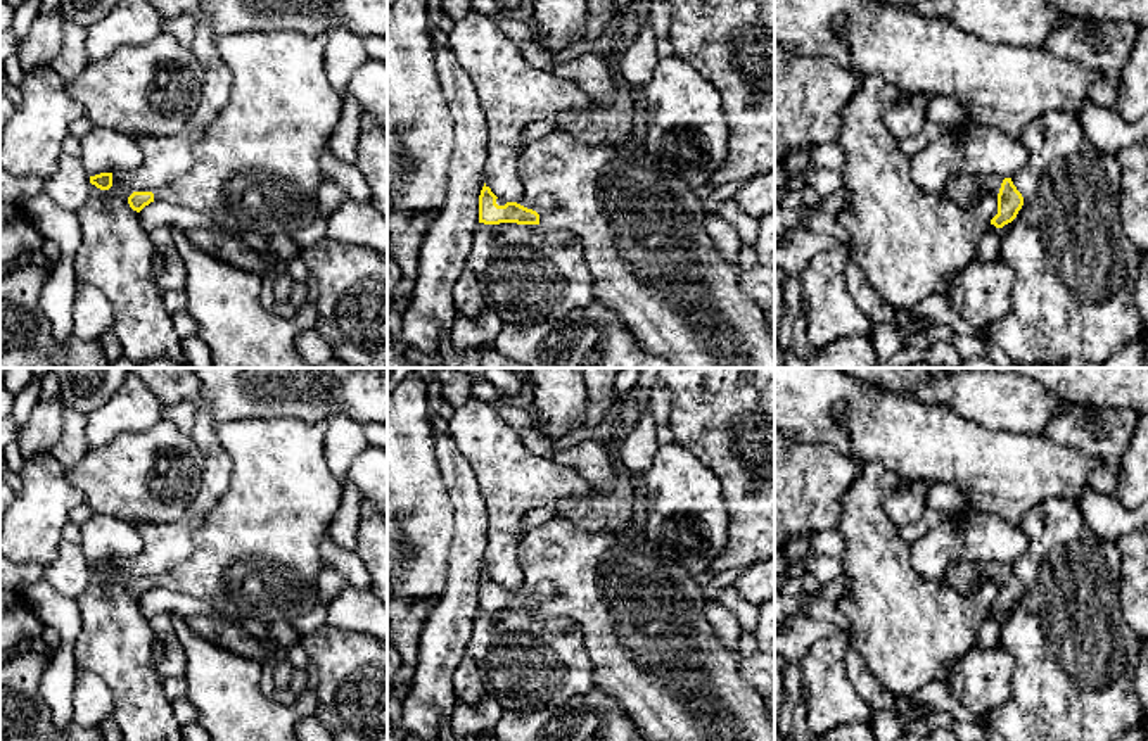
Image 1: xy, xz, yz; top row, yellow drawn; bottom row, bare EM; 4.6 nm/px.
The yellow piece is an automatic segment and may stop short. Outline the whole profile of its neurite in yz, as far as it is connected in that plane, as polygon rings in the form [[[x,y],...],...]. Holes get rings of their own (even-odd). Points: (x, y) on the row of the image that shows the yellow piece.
[[[960,173],[947,180],[941,192],[961,209],[968,209],[984,190],[989,190],[998,197],[998,209],[987,231],[994,226],[1003,228],[1011,223],[1024,206],[1024,197],[1013,185],[1011,178]]]

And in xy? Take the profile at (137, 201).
[[[303,31],[223,36],[218,50],[232,73],[232,90],[216,119],[192,145],[192,168],[166,188],[133,192],[130,207],[140,212],[154,200],[166,200],[190,207],[239,237],[296,233],[311,225],[318,218],[323,183],[320,155],[342,107],[342,95],[325,71],[325,47],[325,35]]]

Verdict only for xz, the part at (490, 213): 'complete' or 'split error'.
split error

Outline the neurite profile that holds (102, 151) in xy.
[[[93,128],[81,138],[80,161],[90,176],[100,173],[131,173],[144,159],[133,136]]]

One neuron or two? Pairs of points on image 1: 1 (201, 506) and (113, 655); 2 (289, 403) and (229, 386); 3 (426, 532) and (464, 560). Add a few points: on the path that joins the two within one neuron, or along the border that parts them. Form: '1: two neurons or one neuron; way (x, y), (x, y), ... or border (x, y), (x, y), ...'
1: one neuron; way (165, 546), (113, 589), (113, 615)
2: one neuron; way (274, 387), (244, 386)
3: two neurons; border (455, 508), (455, 532), (446, 584), (443, 588)

